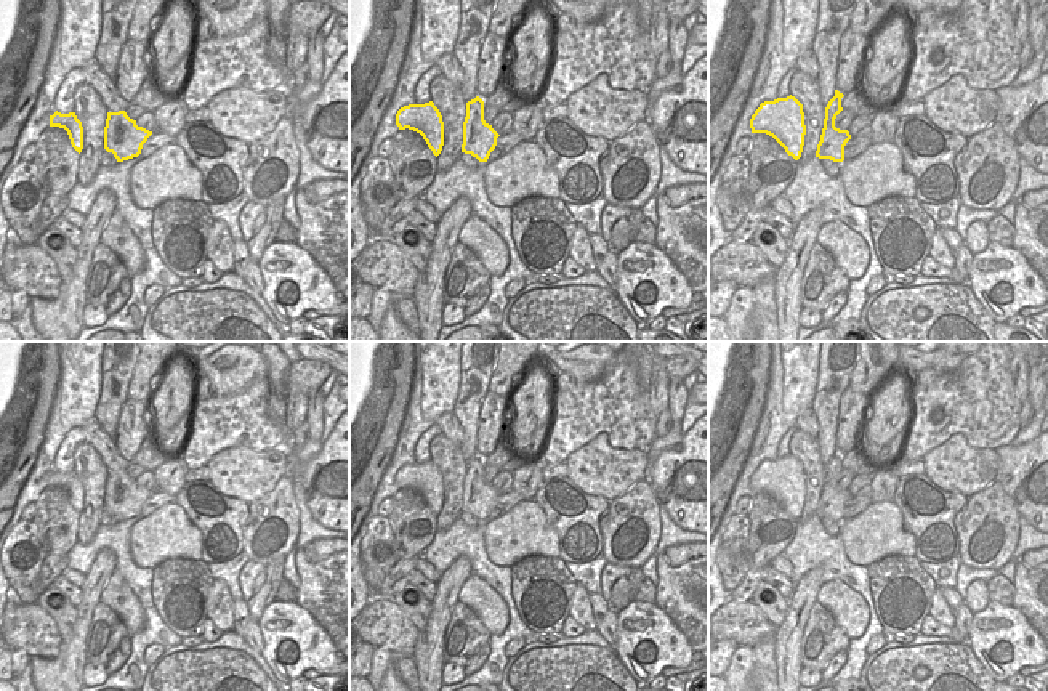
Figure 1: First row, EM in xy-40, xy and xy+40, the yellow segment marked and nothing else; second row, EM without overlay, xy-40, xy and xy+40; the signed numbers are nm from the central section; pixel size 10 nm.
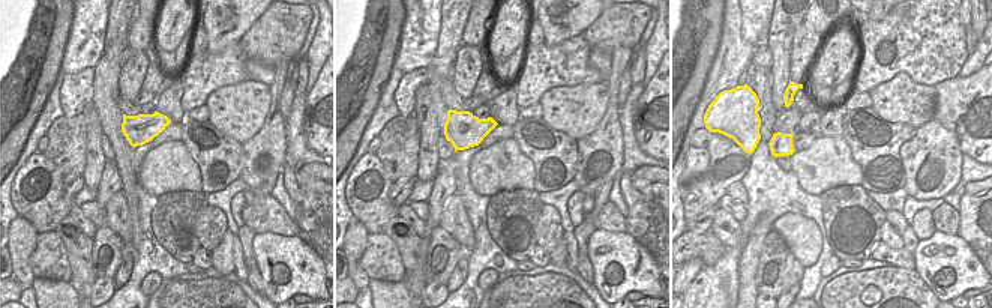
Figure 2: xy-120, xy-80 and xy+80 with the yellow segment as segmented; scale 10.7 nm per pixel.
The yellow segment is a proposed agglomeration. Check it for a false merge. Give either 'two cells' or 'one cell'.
two cells

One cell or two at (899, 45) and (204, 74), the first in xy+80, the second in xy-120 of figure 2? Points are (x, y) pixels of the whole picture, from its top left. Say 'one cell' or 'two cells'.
one cell

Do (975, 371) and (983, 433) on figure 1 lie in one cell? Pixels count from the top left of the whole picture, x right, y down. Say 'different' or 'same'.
same

